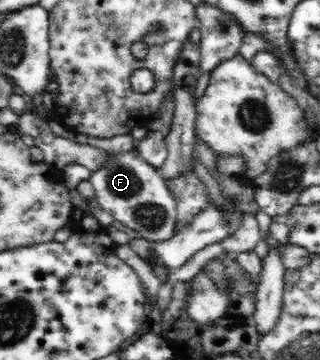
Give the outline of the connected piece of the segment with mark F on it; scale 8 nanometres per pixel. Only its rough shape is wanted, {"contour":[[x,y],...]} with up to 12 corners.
{"contour":[[137,150],[90,179],[99,207],[148,242],[175,237],[176,198]]}

